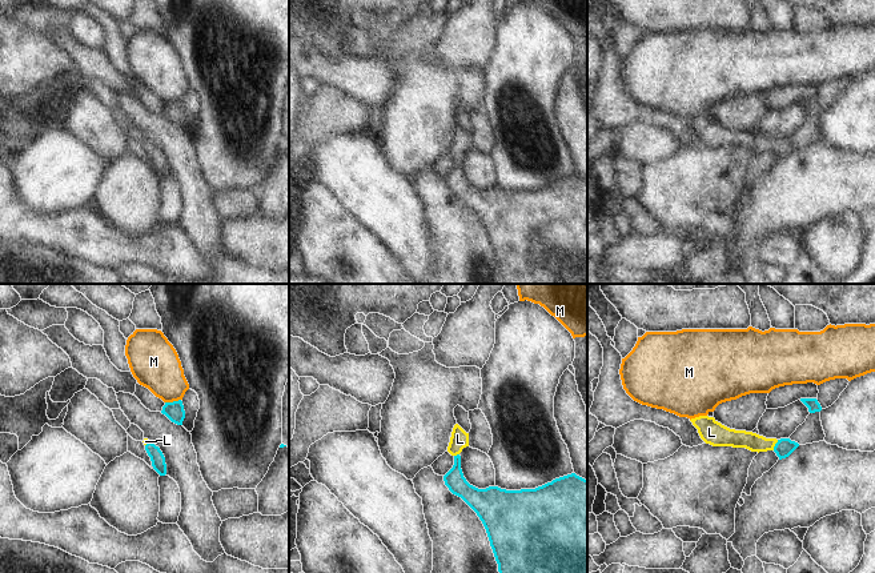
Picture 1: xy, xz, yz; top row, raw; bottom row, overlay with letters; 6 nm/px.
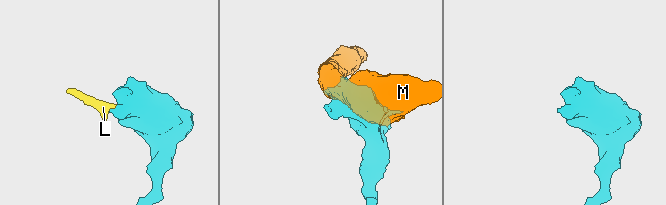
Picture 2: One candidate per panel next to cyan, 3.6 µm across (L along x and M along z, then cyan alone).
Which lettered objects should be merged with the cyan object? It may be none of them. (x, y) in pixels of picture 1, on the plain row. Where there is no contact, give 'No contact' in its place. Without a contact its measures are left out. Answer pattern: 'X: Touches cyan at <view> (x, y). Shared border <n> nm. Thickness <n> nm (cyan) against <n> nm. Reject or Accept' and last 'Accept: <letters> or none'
L: Touches cyan at yz (775, 147). Shared border 70 nm. Thickness 110 nm (cyan) against 110 nm. Accept
M: Touches cyan at xy (172, 104). Shared border 100 nm. Thickness 110 nm (cyan) against 280 nm. Reject
Accept: L.

